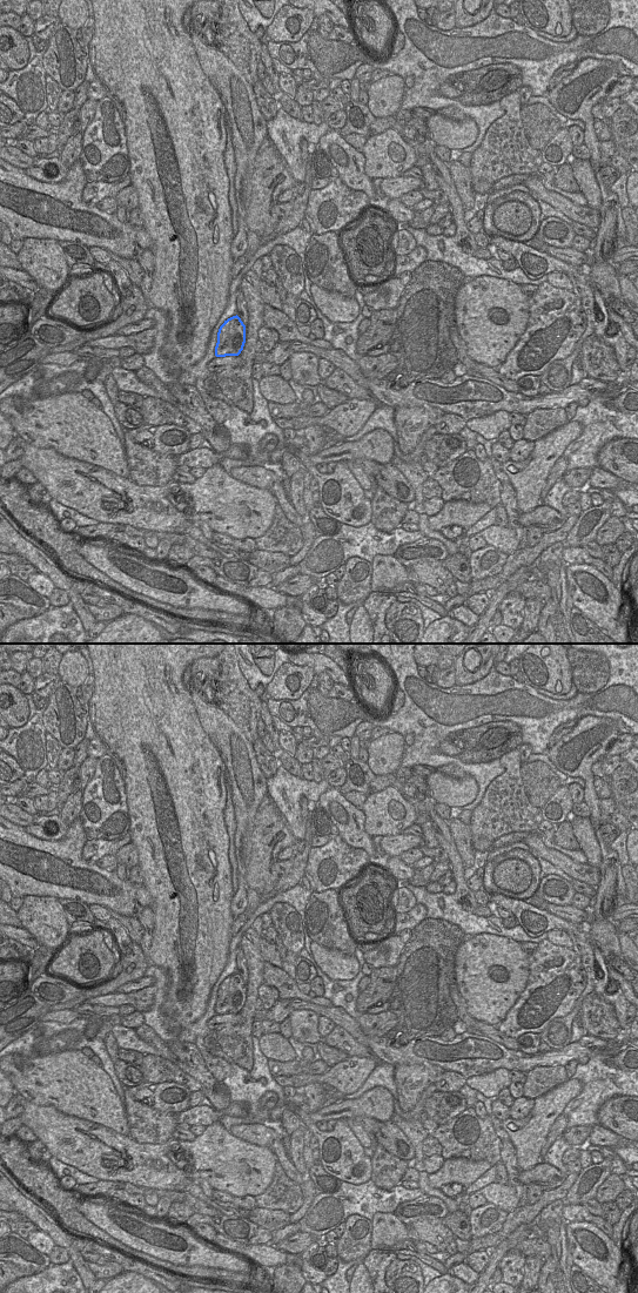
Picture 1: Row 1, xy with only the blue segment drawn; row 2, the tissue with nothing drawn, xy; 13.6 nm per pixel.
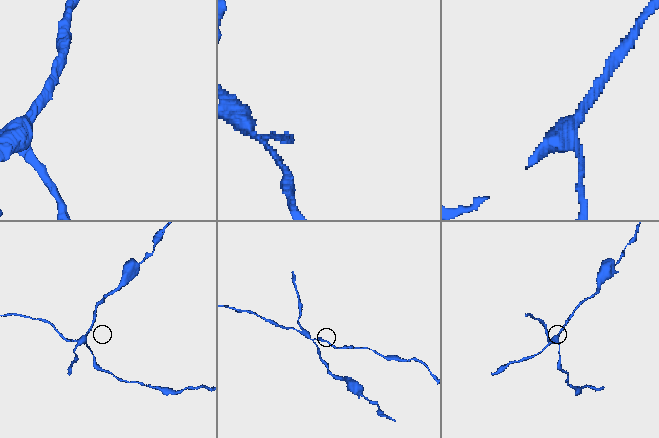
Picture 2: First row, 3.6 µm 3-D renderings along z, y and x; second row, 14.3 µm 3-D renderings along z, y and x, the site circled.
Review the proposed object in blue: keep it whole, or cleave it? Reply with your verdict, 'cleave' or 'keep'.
cleave

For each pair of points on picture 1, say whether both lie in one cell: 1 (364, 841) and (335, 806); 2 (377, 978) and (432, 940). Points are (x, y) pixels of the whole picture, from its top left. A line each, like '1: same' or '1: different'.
1: same
2: different

